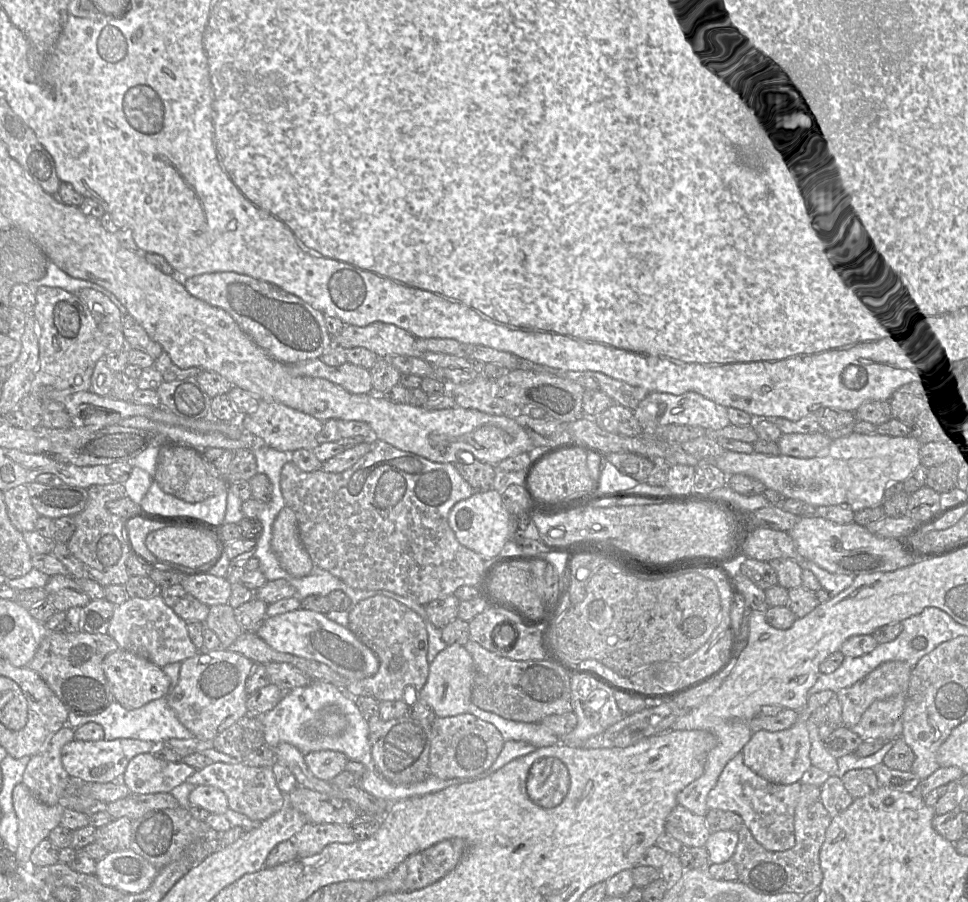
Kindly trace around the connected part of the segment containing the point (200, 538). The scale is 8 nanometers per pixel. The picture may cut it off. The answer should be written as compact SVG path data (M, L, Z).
M166 527L152 531L146 538L148 550L165 562L196 568L217 553L214 540L198 530Z

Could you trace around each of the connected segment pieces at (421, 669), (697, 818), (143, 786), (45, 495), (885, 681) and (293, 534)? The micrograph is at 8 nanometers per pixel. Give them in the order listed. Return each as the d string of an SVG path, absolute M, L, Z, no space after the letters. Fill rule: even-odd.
M375 595L352 607L349 611L348 628L376 654L379 660L379 669L373 676L359 680L348 680L346 693L354 698L370 696L380 702L403 700L408 706L414 704L418 700L418 693L425 685L429 673L429 663L427 661L428 632L422 618L412 609L392 598Z
M678 804L668 815L665 833L685 846L703 847L710 836L705 816L697 815Z
M142 753L129 761L120 781L135 794L169 793L195 771L184 762L164 761L152 753Z
M33 482L27 485L27 488L37 513L52 520L77 515L85 508L88 500L86 489L65 483L43 485Z
M906 662L882 663L852 686L839 690L836 696L842 707L842 724L852 728L873 702L907 693L911 671Z
M286 505L273 522L271 548L290 575L300 578L311 572L314 564L300 540L296 515Z

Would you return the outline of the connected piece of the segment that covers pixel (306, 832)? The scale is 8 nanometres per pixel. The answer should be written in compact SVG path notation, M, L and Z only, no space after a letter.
M306 822L293 837L298 857L318 854L331 843L348 844L354 841L356 839L349 825L335 823L315 824Z

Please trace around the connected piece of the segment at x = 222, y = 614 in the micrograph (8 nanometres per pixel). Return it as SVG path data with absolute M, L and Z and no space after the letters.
M228 603L209 606L209 613L204 624L216 633L222 648L229 648L243 633L235 619L234 608Z

